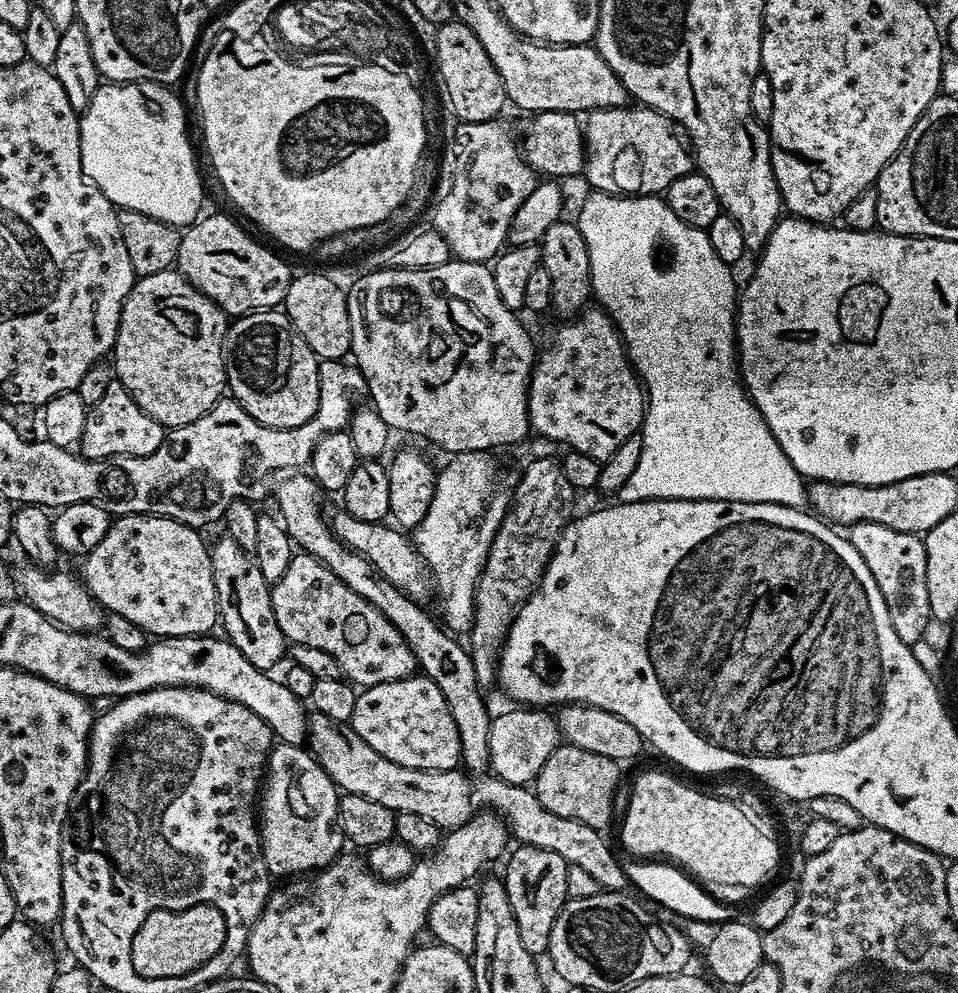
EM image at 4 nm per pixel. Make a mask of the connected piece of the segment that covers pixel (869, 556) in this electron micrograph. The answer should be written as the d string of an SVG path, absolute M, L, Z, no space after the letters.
M858 522L851 525L846 532L847 539L851 540L854 550L862 554L862 562L874 574L874 582L886 602L886 610L890 614L890 626L894 626L894 634L902 638L906 645L919 644L925 639L924 631L928 624L933 623L930 610L930 590L926 582L926 550L923 539L917 533L903 532L902 530L890 530L890 526L882 526L876 522Z

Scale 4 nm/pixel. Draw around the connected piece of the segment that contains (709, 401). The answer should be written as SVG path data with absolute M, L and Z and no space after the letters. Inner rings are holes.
M589 191L589 196L585 198L584 205L580 208L580 217L578 223L582 230L582 238L586 238L586 250L590 250L590 270L592 271L592 290L595 299L598 301L599 307L603 308L609 316L612 317L616 328L620 331L620 336L624 340L624 347L628 349L628 358L632 361L632 367L636 369L637 376L640 377L643 387L646 389L646 415L642 425L642 431L639 433L642 438L642 455L638 457L638 466L634 466L634 474L630 474L630 478L626 478L626 482L620 488L618 500L621 504L629 504L630 502L642 502L643 500L737 500L738 502L762 502L763 504L784 504L787 508L803 509L806 504L806 480L801 476L795 466L790 462L790 458L786 458L786 454L782 450L782 446L778 446L778 438L774 438L774 434L770 430L770 426L766 426L766 422L762 418L762 414L754 406L754 402L750 397L740 379L740 369L738 367L738 357L736 354L736 306L738 303L738 284L732 281L733 269L726 262L722 262L722 258L718 258L718 254L714 254L714 246L710 246L710 238L707 231L703 228L692 228L686 222L682 222L682 218L678 218L678 214L674 214L674 210L670 210L670 206L659 195L655 196L613 196L611 192ZM660 243L664 243L668 247L668 265L663 268L656 261L656 251L660 248Z

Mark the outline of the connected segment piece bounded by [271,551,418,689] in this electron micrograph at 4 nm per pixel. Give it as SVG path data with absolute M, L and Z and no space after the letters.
M297 551L292 557L290 566L286 566L286 574L271 585L274 618L278 618L278 626L282 630L285 641L293 645L314 646L314 650L326 650L338 662L343 679L359 686L361 689L373 688L382 682L394 682L417 671L418 665L410 646L406 646L404 636L395 626L381 614L377 608L370 606L362 594L354 594L338 574L334 574L318 558L309 552Z

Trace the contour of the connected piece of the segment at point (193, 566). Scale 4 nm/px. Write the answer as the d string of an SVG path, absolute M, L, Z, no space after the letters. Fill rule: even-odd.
M117 516L91 553L83 557L82 583L100 608L129 619L156 638L203 636L218 624L212 553L199 531L168 516Z

